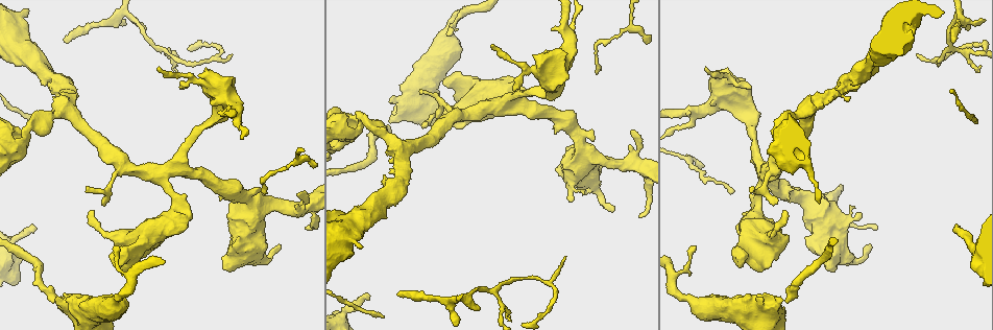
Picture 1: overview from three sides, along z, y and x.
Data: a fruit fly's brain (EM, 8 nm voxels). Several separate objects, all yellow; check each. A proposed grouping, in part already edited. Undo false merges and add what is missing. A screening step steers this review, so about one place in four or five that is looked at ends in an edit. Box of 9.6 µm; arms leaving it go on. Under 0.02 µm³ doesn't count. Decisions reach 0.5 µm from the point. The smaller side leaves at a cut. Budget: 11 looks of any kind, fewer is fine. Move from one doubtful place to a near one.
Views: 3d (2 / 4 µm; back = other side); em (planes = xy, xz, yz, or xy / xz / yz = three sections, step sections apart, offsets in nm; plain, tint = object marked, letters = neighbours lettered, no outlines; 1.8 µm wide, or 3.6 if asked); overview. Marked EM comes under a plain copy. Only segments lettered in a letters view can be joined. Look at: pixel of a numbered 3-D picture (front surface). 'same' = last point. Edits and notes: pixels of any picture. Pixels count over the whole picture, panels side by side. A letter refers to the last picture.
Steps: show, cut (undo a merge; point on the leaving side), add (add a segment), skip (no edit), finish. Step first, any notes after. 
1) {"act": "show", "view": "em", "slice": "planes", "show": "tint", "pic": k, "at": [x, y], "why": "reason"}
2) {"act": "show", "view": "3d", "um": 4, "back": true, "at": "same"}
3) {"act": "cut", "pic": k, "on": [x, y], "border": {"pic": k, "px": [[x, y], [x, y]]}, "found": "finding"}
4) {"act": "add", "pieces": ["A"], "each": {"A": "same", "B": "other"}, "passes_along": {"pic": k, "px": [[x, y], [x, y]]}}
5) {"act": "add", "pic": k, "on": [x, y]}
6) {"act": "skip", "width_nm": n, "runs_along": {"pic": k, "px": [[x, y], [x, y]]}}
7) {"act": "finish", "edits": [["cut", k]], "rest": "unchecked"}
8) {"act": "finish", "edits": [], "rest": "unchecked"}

{"act": "show", "view": "em", "slice": "yz", "step": 8, "show": "letters", "pic": 1, "at": [513, 89], "why": "an open end"}

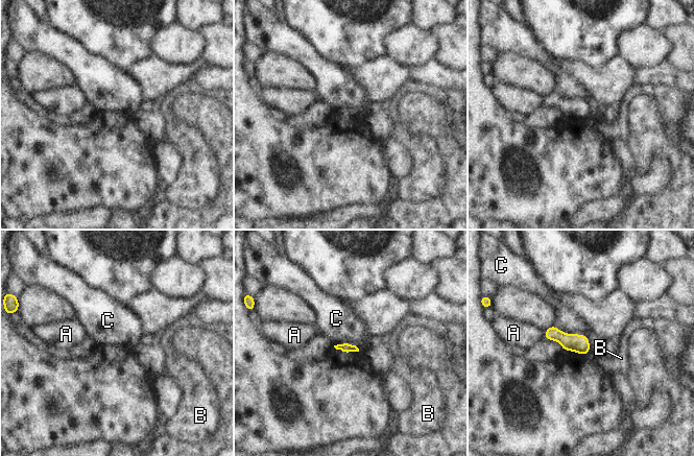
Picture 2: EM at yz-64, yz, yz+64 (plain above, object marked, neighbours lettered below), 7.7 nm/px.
{"act": "show", "view": "em", "slice": "planes", "show": "letters", "at": "same", "why": "cut it another way"}

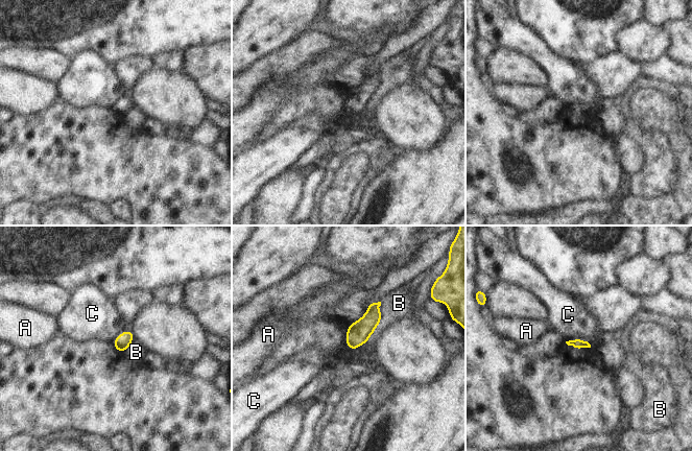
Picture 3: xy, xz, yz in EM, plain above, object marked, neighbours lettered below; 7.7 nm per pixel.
{"act": "skip", "each": {"A": "other", "B": "other", "C": "other"}, "border": {"pic": 3, "px": [[566, 340], [585, 339], [589, 343]]}, "found": "no lettered segment goes on from it"}

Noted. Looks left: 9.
{"act": "show", "view": "em", "slice": "yz", "step": 4, "show": "tint", "pic": 1, "at": [403, 146], "why": "branch point"}

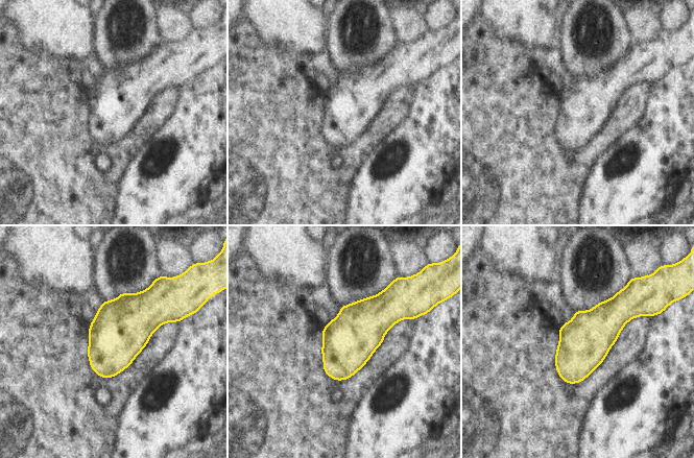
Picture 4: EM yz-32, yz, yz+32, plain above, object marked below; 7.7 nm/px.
{"act": "show", "view": "em", "slice": "planes", "show": "letters", "at": "same"}

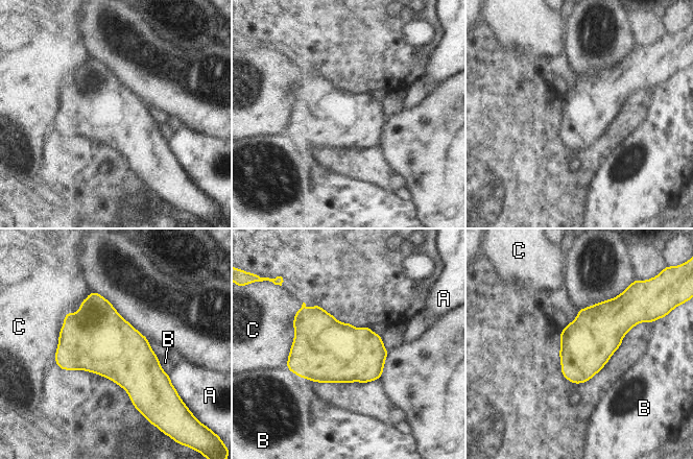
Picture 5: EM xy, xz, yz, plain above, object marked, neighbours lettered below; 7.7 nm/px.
{"act": "skip", "each": {"A": "other", "B": "other", "C": "other"}, "border": {"pic": 5, "px": [[92, 290], [65, 315], [54, 363]]}, "found": "continuous, no second cell"}

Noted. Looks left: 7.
{"act": "show", "view": "3d", "um": 4, "back": true, "pic": 1, "at": [583, 157], "why": "thick turns thin"}

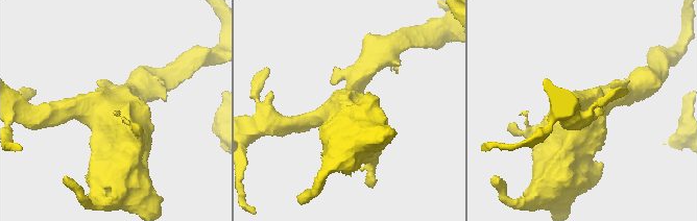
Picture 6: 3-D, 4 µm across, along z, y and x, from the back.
{"act": "show", "view": "em", "um": 3.6, "slice": "planes", "show": "letters", "pic": 6, "at": [115, 119]}

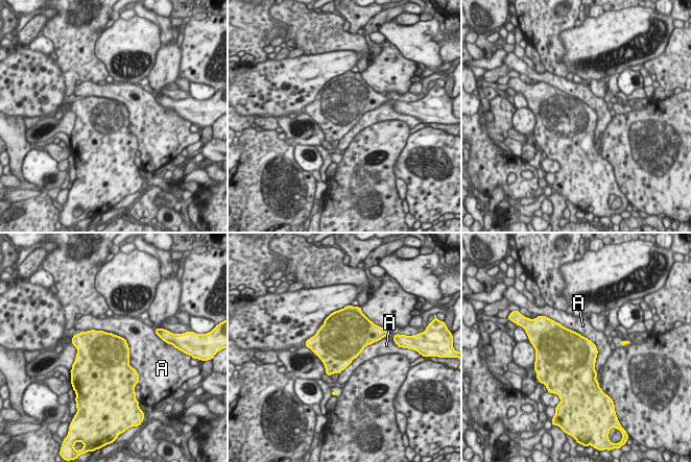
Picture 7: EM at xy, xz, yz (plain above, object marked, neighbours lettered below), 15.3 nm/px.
{"act": "skip", "width_nm": 700, "each": {"A": "other"}, "border": {"pic": 7, "px": [[82, 330], [121, 336], [138, 373]]}, "found": "continuous, no second cell"}

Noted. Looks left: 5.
{"act": "show", "view": "em", "um": 3.6, "slice": "xz", "step": 16, "show": "letters", "pic": 1, "at": [366, 299], "why": "free end"}

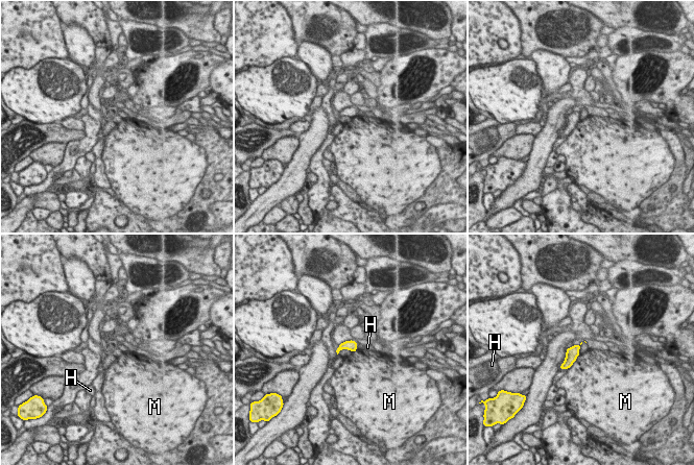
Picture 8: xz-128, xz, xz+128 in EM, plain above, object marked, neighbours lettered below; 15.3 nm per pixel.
{"act": "skip", "each": {"H": "other", "M": "other"}, "border": {"pic": 8, "px": [[580, 353], [568, 369]]}, "found": "no lettered segment goes on from it"}

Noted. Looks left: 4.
{"act": "finish", "edits": [], "rest": "unchecked"}

